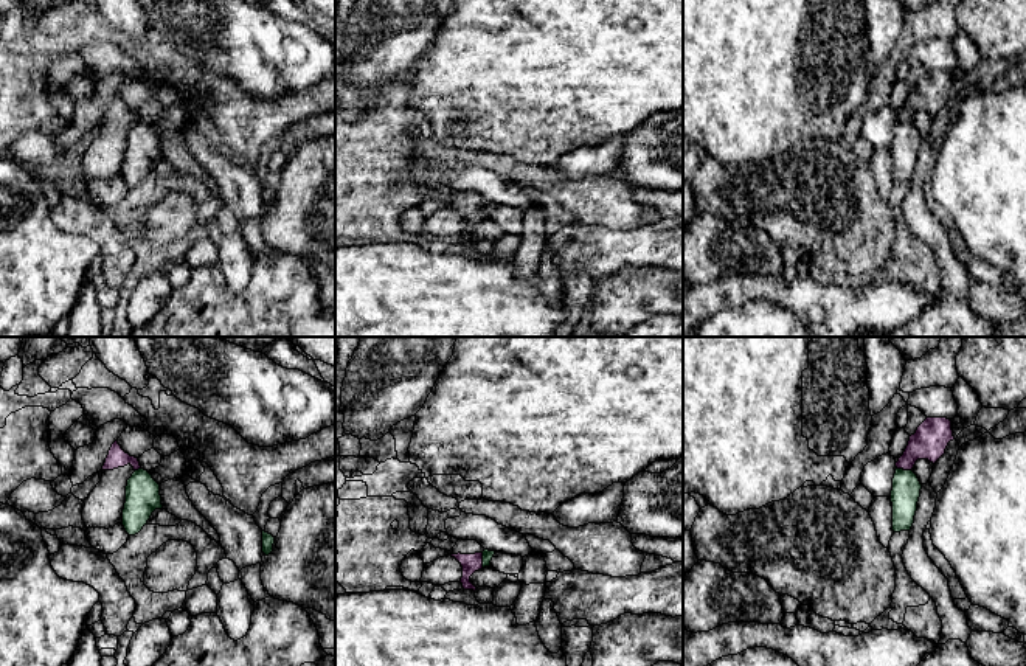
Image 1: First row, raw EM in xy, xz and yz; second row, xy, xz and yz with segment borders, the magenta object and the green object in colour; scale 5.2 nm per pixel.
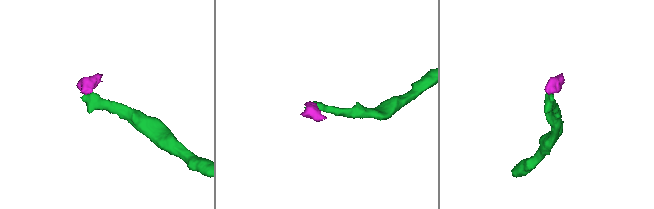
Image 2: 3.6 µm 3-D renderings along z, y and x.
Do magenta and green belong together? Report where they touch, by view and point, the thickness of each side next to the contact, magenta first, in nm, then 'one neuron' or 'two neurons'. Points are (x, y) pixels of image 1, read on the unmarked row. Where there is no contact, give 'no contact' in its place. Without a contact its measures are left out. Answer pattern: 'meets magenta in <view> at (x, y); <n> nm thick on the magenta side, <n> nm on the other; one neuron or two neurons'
meets magenta in xz at (481, 213); 100 nm thick on the magenta side, 50 nm on the other; two neurons

